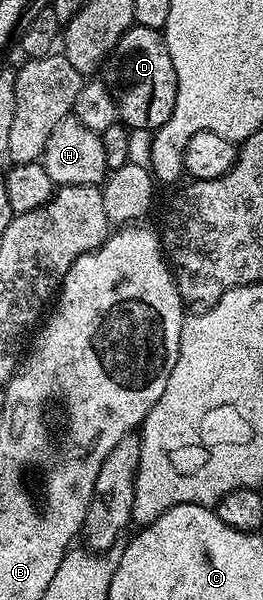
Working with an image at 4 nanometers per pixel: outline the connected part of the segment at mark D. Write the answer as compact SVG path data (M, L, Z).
M129 27L106 57L103 64L103 82L117 102L120 122L130 129L147 129L155 132L171 117L177 96L175 65L171 65L171 53L161 31Z

